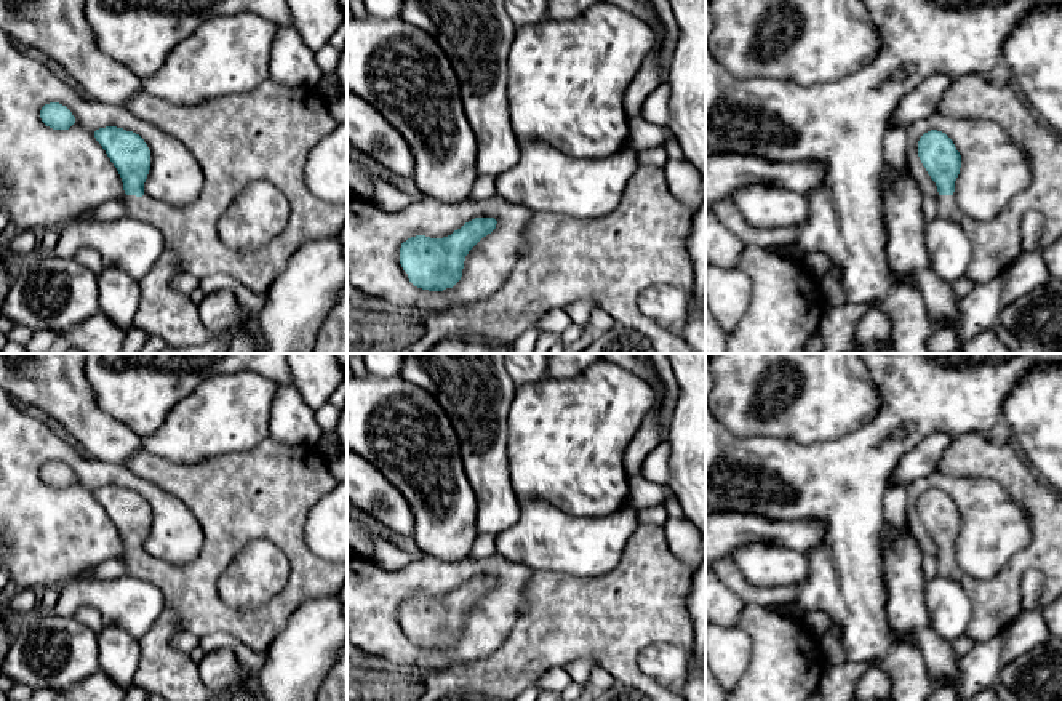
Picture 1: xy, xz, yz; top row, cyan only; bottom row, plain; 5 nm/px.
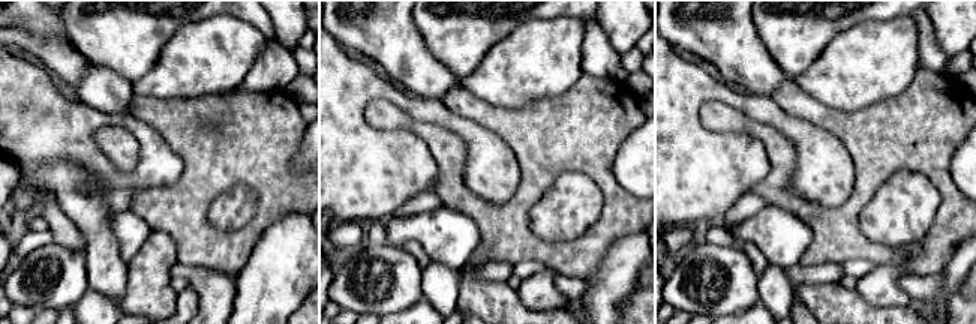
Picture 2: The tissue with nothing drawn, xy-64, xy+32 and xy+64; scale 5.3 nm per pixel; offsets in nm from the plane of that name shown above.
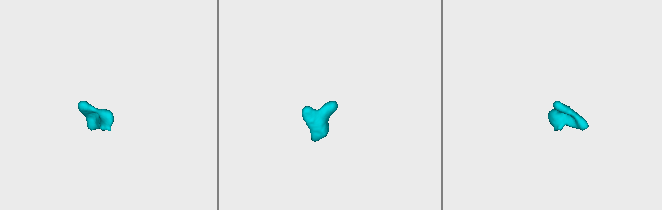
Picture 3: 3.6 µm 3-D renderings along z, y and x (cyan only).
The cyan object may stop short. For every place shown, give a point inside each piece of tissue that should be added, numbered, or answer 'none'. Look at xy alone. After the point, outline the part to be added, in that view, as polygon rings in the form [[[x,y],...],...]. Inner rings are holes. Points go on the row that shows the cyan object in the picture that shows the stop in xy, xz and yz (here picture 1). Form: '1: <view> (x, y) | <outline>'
1: xy (267, 135) | [[[269,77],[250,93],[229,94],[192,107],[171,104],[141,90],[126,109],[178,138],[203,168],[202,192],[189,206],[171,206],[146,195],[120,198],[130,218],[150,224],[162,234],[165,250],[176,253],[181,272],[197,278],[229,275],[248,290],[264,294],[301,245],[337,237],[347,224],[347,203],[329,203],[313,195],[305,182],[312,149],[336,126],[328,101],[317,88],[289,86]],[[253,181],[267,181],[286,195],[289,222],[261,250],[230,250],[221,242],[218,219]]]

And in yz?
1: yz (995, 244) | [[[982,75],[955,78],[937,112],[996,123],[1030,160],[1030,186],[992,221],[969,218],[953,195],[937,197],[939,218],[956,222],[971,242],[972,259],[964,277],[976,285],[987,283],[1024,253],[1020,222],[1027,211],[1044,216],[1041,248],[1062,237],[1062,136],[1036,120],[1009,85],[992,83]]]

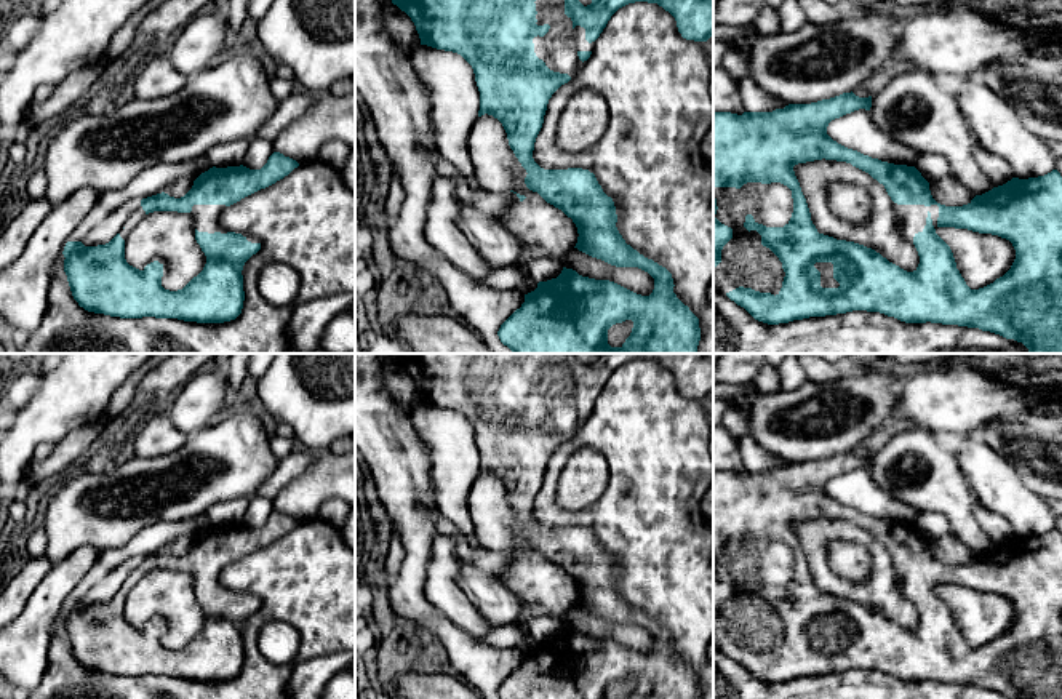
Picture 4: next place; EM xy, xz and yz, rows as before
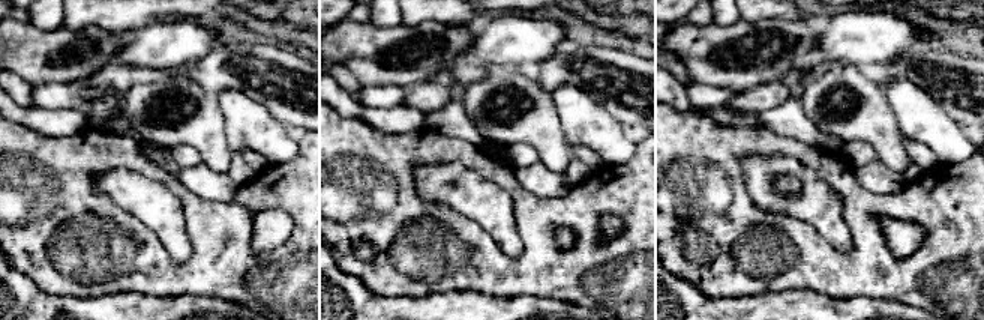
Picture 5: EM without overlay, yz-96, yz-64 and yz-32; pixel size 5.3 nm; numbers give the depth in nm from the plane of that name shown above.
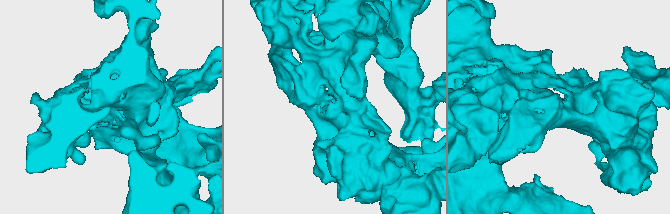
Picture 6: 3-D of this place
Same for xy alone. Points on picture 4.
1: xy (138, 215) | [[[139,206],[138,210],[134,210],[128,219],[123,224],[123,229],[118,232],[120,237],[125,240],[128,232],[146,218],[146,211],[142,210],[142,206]]]
2: xy (205, 216) | [[[194,205],[190,216],[194,218],[195,229],[208,234],[227,234],[229,230],[219,224],[219,218],[226,208],[226,205]]]

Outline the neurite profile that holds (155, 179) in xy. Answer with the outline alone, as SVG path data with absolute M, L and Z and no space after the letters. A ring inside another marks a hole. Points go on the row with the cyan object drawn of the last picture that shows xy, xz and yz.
M205 155L184 163L158 163L138 176L125 192L128 197L139 197L142 200L165 192L166 187L179 178L190 178L195 181L210 168L213 166Z

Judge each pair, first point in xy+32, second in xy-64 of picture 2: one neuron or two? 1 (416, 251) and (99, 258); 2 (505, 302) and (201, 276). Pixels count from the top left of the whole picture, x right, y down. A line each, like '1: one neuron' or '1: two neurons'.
1: two neurons
2: two neurons

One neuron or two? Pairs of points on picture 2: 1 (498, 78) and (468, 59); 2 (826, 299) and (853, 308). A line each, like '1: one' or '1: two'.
1: two
2: one

